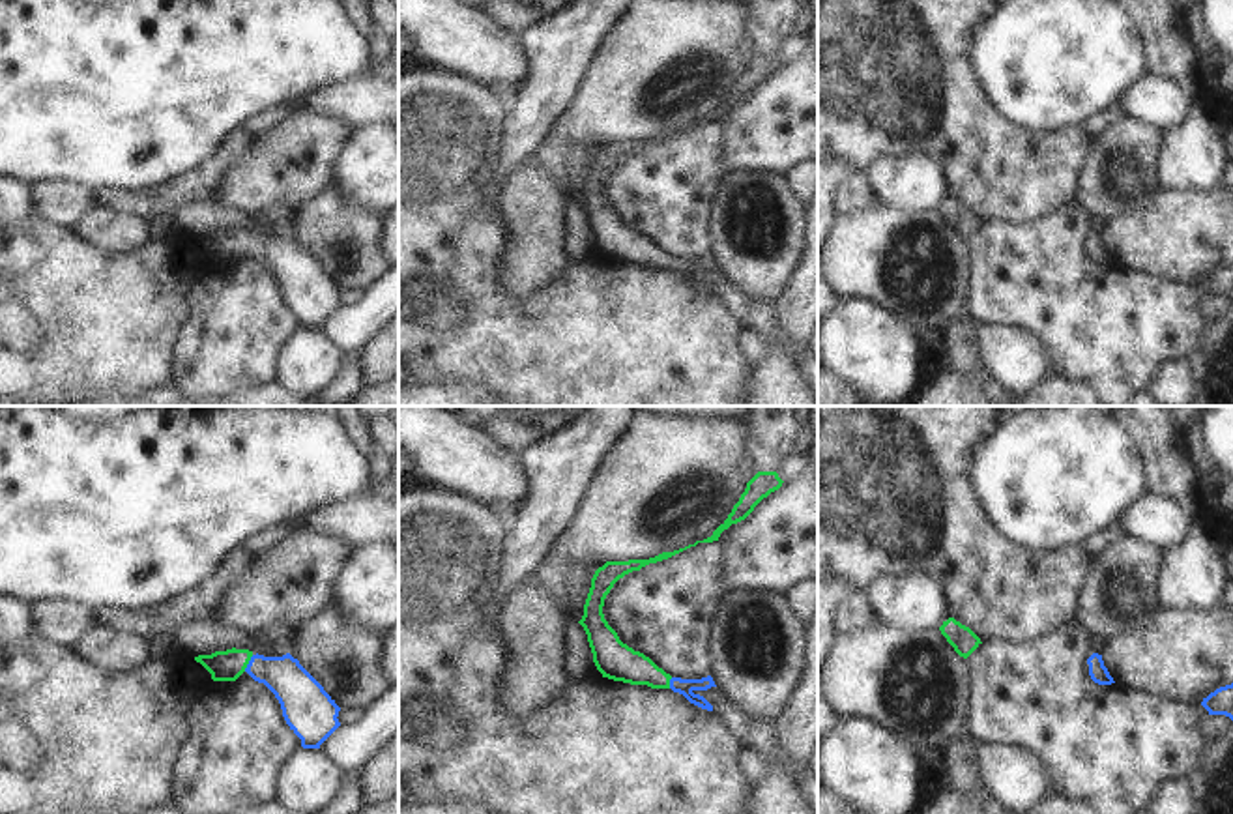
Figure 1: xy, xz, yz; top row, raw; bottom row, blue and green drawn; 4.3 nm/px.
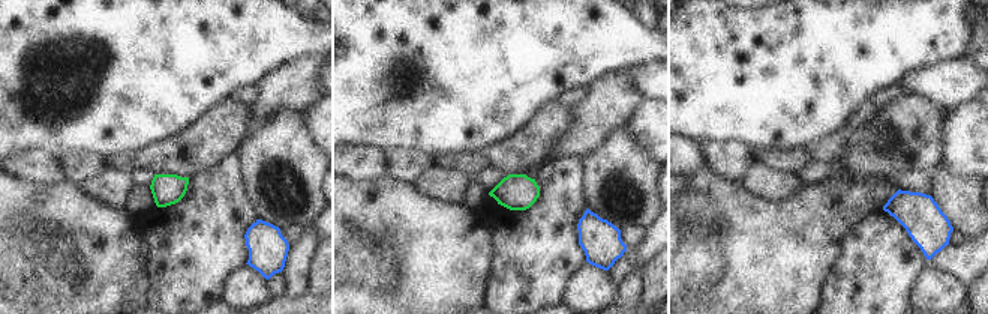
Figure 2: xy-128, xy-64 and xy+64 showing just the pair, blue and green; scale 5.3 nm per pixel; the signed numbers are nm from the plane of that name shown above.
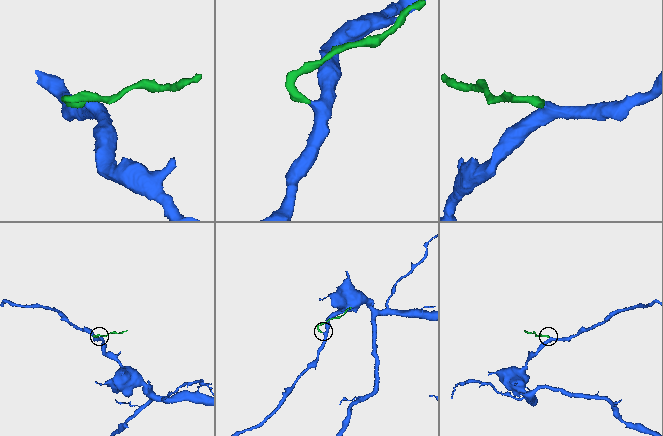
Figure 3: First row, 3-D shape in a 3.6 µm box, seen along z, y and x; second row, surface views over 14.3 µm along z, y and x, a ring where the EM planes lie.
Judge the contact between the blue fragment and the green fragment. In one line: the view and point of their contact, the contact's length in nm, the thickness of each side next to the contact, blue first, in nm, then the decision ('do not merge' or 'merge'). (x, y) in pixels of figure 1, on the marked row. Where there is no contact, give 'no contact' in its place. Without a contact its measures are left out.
meets blue in xy at (249, 663); contact 80 nm long; 190 nm thick on the blue side, 130 nm on the other; merge

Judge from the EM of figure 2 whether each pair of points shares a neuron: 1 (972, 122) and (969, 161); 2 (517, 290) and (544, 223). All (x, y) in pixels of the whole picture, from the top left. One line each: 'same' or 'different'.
1: same
2: same

